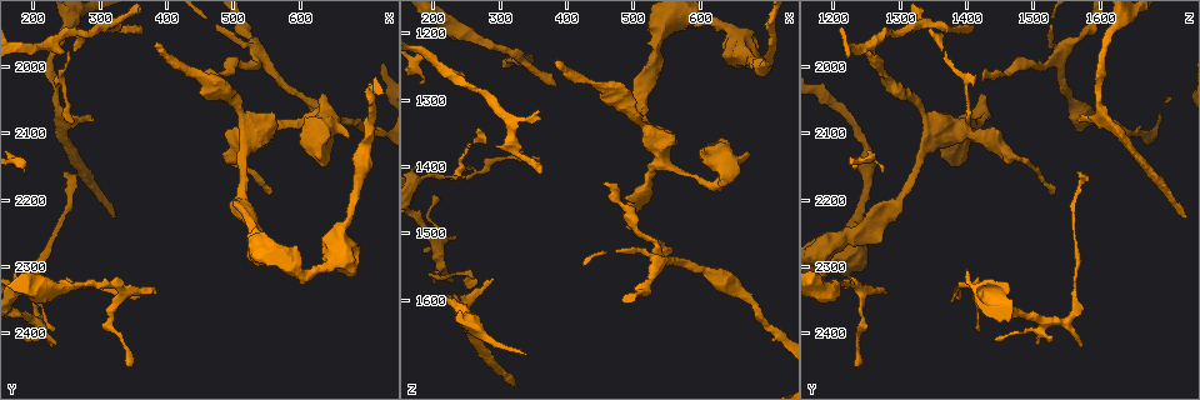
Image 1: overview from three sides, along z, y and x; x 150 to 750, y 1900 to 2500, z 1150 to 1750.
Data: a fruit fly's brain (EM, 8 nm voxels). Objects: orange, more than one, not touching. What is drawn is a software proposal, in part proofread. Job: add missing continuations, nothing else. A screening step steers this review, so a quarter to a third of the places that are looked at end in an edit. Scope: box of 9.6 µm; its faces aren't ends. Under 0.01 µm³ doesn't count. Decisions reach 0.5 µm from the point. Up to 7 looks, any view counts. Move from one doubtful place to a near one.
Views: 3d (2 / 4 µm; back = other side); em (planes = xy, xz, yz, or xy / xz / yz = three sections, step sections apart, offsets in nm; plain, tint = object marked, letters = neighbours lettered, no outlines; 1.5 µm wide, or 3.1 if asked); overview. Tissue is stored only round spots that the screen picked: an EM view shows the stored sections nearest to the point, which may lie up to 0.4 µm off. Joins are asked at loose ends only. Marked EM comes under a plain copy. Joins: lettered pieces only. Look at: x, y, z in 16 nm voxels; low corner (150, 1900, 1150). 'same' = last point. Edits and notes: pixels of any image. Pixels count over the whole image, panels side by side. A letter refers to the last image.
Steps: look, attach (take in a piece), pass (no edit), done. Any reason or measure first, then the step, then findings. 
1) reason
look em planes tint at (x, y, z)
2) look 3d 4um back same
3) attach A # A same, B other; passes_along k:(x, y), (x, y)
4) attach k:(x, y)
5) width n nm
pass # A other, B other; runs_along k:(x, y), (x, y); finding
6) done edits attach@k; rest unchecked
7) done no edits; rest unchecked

look em planes letters at (360, 2345, 1390)

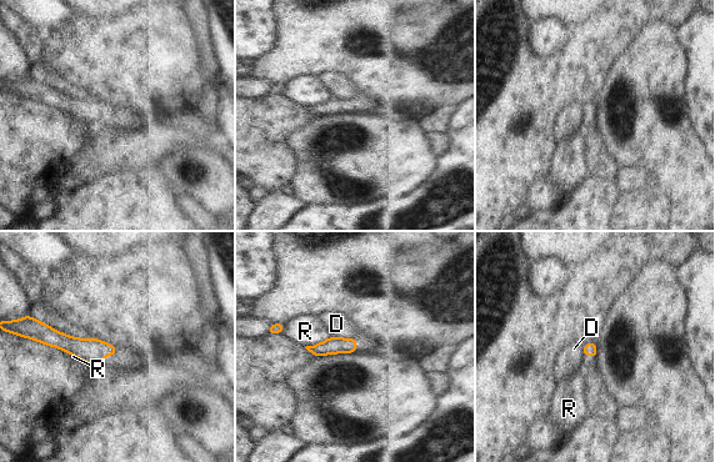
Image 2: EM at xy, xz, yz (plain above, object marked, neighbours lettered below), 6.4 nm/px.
width 80 nm
pass # D other, R other; border 2:(331, 335), (354, 339); none of them fits

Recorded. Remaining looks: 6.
thin end
look em planes tint at (230, 2395, 1420)

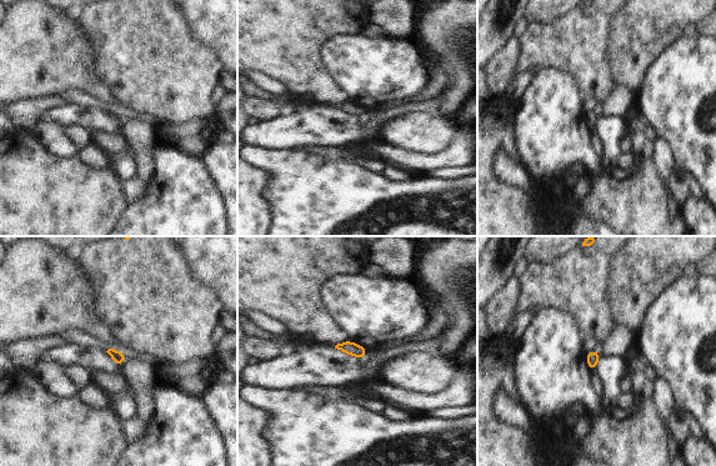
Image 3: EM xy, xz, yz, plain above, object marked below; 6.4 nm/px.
look em planes letters same

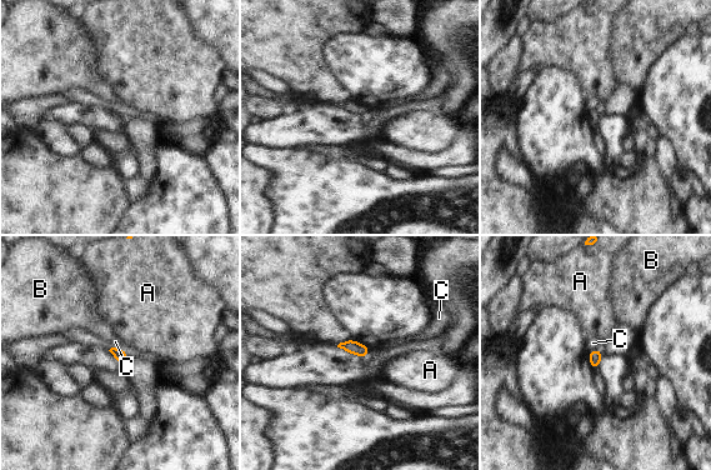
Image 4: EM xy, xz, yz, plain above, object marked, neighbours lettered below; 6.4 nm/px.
width 80 nm
pass # A other, B other, C other; border 4:(113, 346), (128, 354); none of them fits

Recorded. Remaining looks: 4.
look 3d 4um at (385, 2345, 1280)

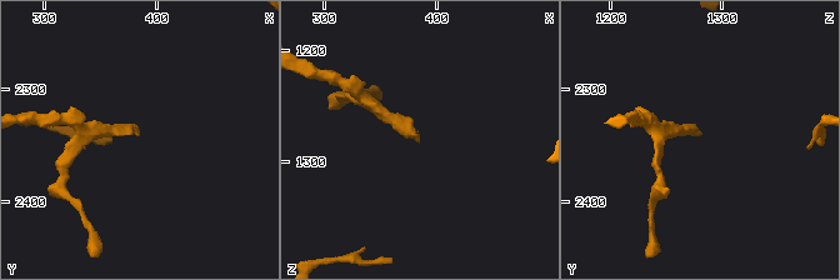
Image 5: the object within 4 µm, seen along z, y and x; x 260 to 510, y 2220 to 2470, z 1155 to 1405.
need the tissue
look em planes tint at (384, 2342, 1280)

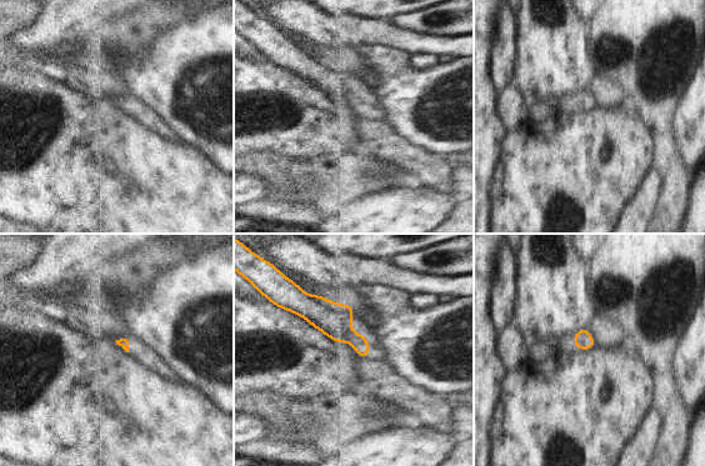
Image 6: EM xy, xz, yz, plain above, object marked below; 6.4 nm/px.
what lies round it
look em planes letters same

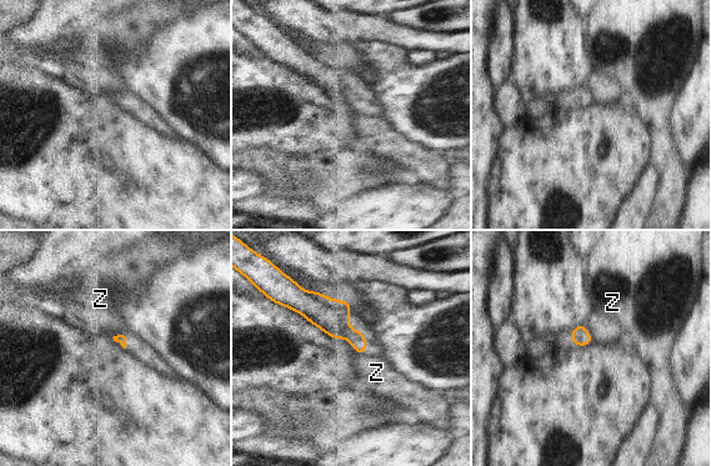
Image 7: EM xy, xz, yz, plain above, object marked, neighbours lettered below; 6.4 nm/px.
longest_contact Z 50 nm
pass # Z other; no lettered piece goes on from it

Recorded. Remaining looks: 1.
done no edits; rest unchecked

